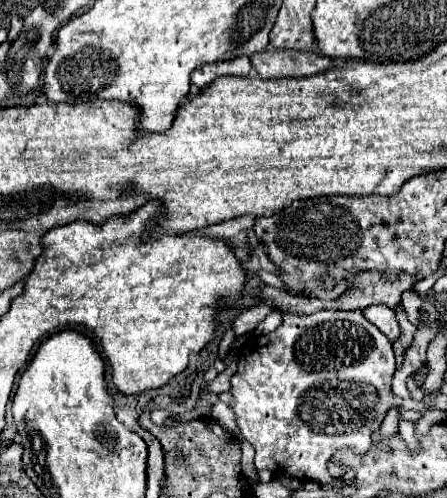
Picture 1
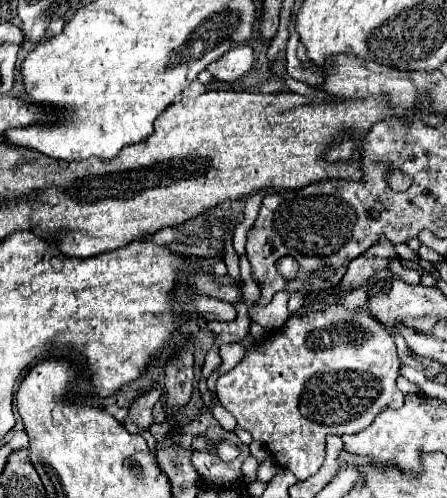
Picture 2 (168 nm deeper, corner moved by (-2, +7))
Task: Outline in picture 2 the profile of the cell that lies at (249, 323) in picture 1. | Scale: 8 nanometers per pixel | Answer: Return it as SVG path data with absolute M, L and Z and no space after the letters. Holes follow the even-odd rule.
M196 296L194 306L196 306L196 312L208 320L234 320L236 318L234 306L230 302L220 302L216 298Z

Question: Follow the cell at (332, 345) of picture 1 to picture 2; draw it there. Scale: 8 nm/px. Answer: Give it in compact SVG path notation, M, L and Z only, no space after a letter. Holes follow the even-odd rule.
M340 304L326 306L322 312L292 314L280 330L272 330L246 352L242 362L216 382L220 404L234 414L238 426L248 430L270 456L288 468L298 480L316 474L324 462L328 434L356 434L372 424L386 408L400 408L404 394L396 386L400 360L392 332L370 316L366 308L346 308Z

